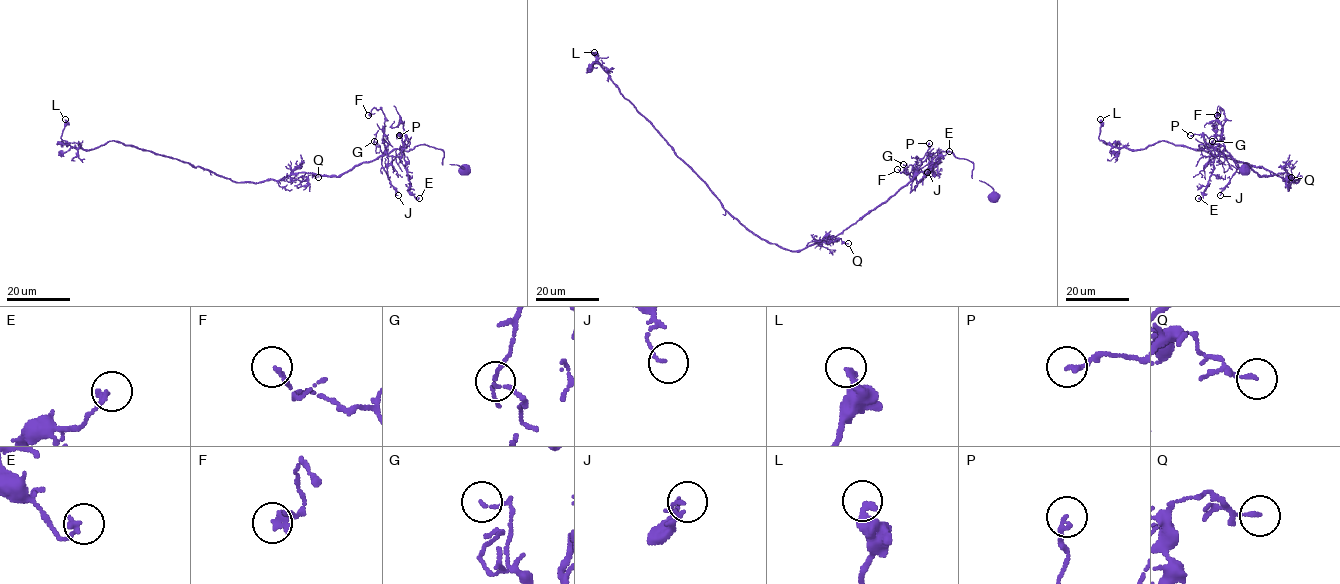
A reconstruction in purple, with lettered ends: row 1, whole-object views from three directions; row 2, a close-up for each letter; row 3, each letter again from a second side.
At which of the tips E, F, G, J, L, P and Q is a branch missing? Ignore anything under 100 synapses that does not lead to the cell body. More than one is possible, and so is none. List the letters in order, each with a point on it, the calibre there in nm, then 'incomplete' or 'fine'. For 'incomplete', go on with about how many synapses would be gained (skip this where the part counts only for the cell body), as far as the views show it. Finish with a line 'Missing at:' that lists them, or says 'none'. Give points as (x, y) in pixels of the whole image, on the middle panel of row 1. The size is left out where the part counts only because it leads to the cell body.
E: (949, 151) | 200 nm | fine
F: (897, 169) | 170 nm | fine
G: (903, 164) | 110 nm | fine
J: (927, 172) | 100 nm | fine
L: (594, 52) | 280 nm | fine
P: (929, 143) | 170 nm | fine
Q: (848, 243) | 130 nm | fine
Missing at: none

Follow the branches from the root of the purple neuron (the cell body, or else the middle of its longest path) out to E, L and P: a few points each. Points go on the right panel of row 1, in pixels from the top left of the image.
E: (1245, 170), (1224, 164), (1199, 144), (1198, 148), (1206, 151), (1214, 149), (1214, 169), (1203, 198), (1198, 198)
L: (1245, 170), (1198, 145), (1260, 176), (1285, 173), (1298, 181), (1165, 141), (1113, 147), (1098, 138), (1100, 119)
P: (1245, 170), (1224, 164), (1205, 145), (1199, 144), (1199, 149), (1214, 149), (1206, 145), (1201, 135), (1190, 135)

